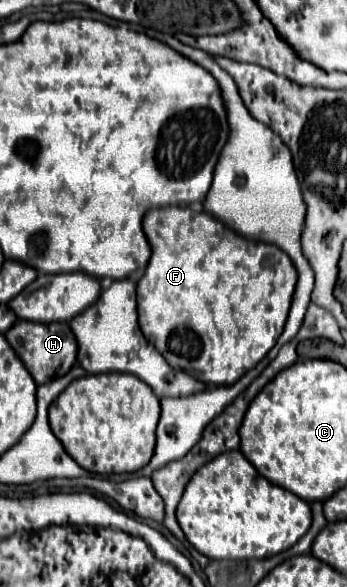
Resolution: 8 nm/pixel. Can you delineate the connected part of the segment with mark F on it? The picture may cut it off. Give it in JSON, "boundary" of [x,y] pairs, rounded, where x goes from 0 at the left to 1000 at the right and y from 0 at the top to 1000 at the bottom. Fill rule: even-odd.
{"boundary":[[[527,351],[429,358],[412,368],[412,395],[435,416],[429,450],[395,480],[401,559],[412,572],[452,593],[452,600],[481,613],[493,627],[527,630],[573,651],[683,651],[798,586],[798,576],[816,566],[839,504],[856,484],[856,460],[844,446],[795,419],[706,407],[620,375],[608,365],[568,365]],[[798,434],[801,450],[758,450],[769,440],[781,440],[781,446],[798,443]],[[666,494],[695,497],[695,514],[677,508],[677,521],[666,521]]]}

